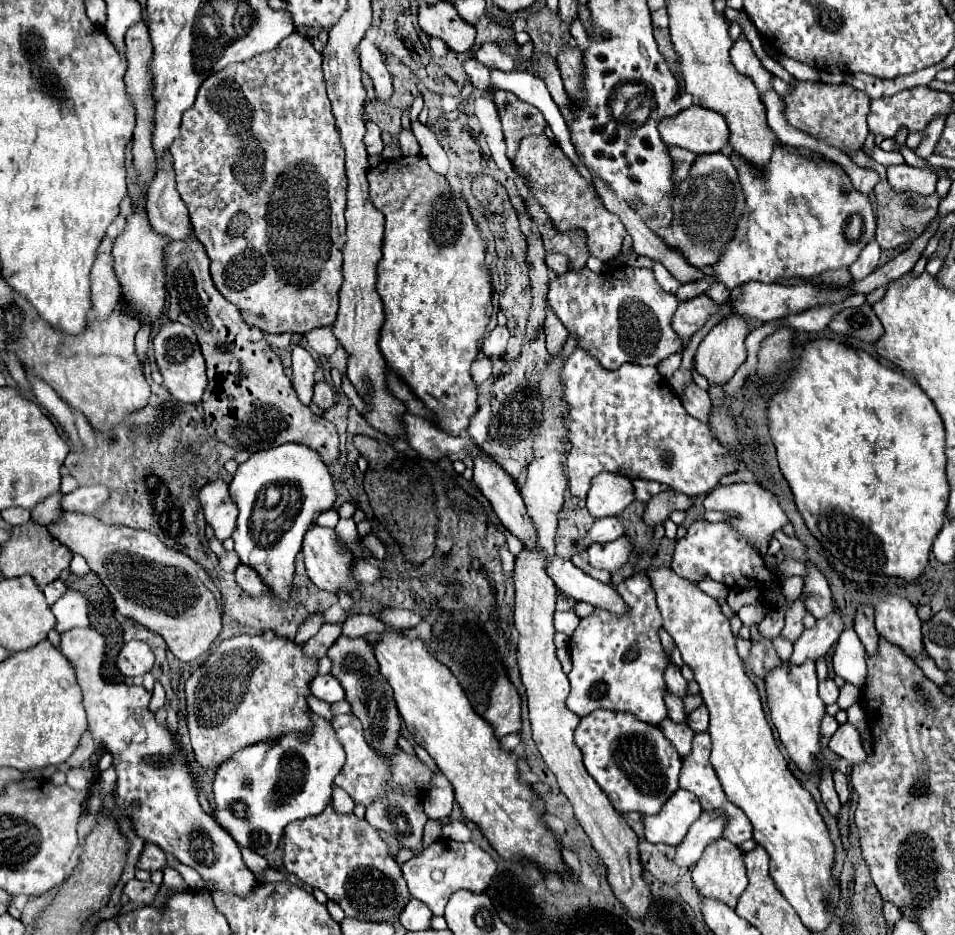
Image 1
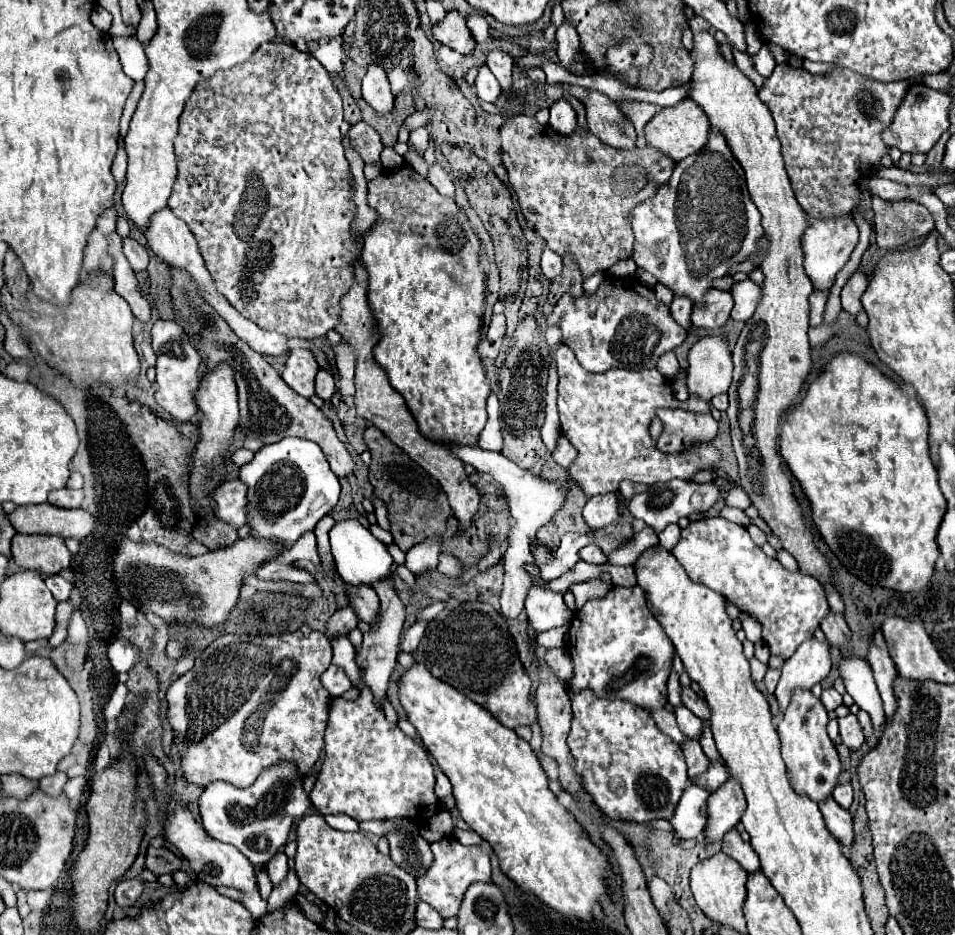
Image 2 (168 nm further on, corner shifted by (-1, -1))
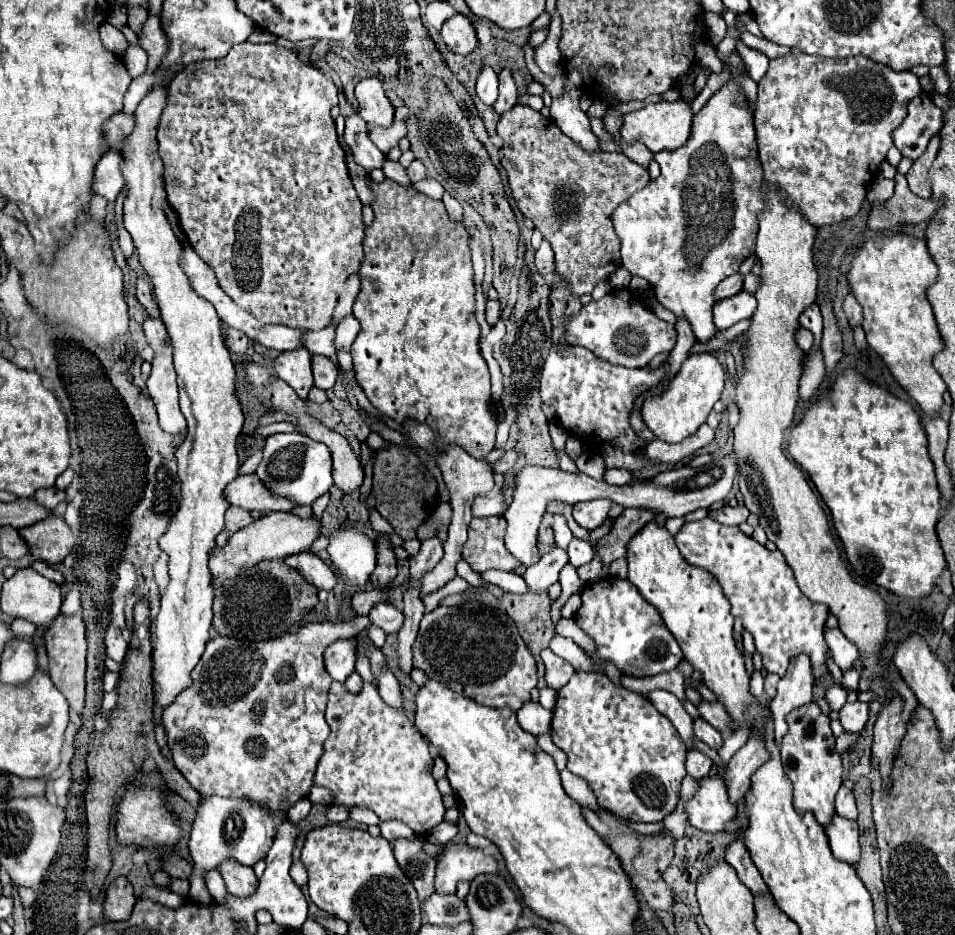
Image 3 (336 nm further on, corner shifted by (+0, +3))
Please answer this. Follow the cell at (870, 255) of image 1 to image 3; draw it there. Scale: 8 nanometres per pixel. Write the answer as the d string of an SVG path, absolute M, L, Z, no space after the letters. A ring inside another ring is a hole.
M848 293L846 299L844 299L844 313L846 313L852 327L862 323L862 307L860 307L860 303L856 301L856 297L852 293Z

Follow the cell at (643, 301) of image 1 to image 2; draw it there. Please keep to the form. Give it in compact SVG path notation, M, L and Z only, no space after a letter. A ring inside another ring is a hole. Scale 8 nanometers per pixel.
M605 279L591 297L575 299L565 293L547 315L547 321L563 331L563 343L593 373L603 373L611 367L651 369L665 351L679 347L687 337L685 329L671 319L669 307L655 299L653 289L643 287L639 281L623 279Z

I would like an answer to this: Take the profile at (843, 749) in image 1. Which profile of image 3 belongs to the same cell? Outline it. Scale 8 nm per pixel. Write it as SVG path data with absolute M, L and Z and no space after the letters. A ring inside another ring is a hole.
M846 703L840 709L840 723L846 733L860 733L868 719L868 703Z

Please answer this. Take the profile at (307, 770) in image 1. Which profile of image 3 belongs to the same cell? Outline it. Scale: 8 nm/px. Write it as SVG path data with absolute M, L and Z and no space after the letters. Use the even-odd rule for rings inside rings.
M202 797L198 809L196 809L196 819L192 823L192 833L190 833L190 855L194 861L194 873L190 875L190 897L196 903L208 905L213 902L213 898L206 889L206 867L208 871L220 865L220 861L232 857L240 861L242 865L256 865L262 861L268 853L268 849L274 843L278 827L286 821L286 811L270 811L260 807L260 803L254 803L250 799L234 799L234 797Z

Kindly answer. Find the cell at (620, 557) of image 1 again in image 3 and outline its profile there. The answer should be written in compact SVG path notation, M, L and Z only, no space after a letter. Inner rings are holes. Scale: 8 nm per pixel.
M576 537L570 541L570 545L568 545L566 551L568 551L570 563L572 563L574 567L586 565L586 563L590 563L592 557L594 557L594 549L590 547L590 543L586 543L586 541L582 541L582 539L576 539Z

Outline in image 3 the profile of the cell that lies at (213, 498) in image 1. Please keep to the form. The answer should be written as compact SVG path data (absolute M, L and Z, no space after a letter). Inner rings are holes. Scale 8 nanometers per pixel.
M238 475L228 487L226 487L226 499L230 505L242 507L246 511L290 511L292 503L286 499L272 499L268 491L264 491L264 485L256 475Z

